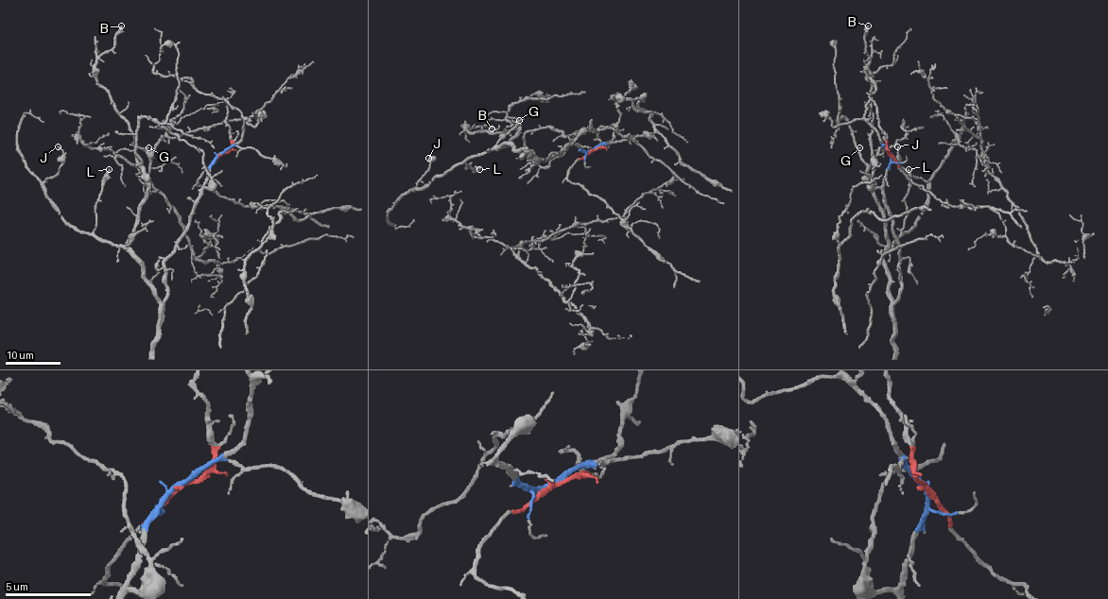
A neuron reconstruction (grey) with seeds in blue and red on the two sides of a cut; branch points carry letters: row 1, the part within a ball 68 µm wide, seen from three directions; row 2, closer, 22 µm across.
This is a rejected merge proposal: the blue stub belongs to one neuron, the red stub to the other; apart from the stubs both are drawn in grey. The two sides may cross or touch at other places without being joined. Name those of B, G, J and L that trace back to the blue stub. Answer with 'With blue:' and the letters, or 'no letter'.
With blue: B, G, J, L

